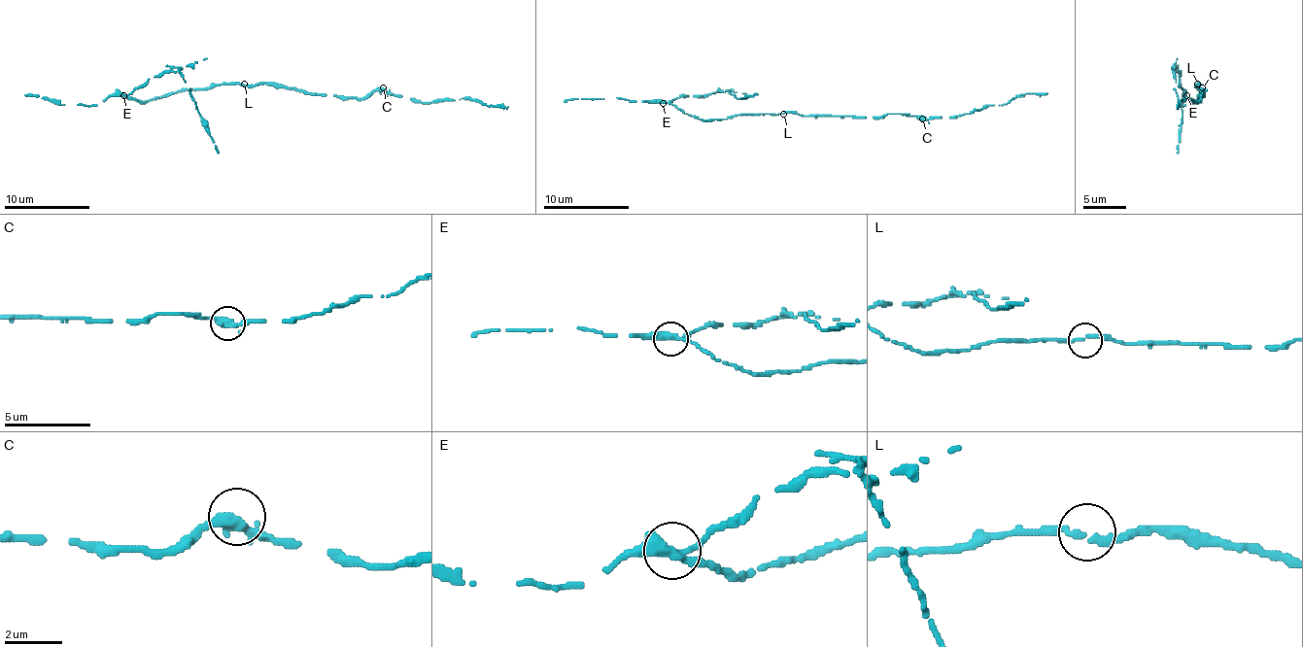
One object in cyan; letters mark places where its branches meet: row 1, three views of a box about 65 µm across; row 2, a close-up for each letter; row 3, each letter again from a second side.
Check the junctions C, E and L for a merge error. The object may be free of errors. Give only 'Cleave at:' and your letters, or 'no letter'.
Cleave at: E

